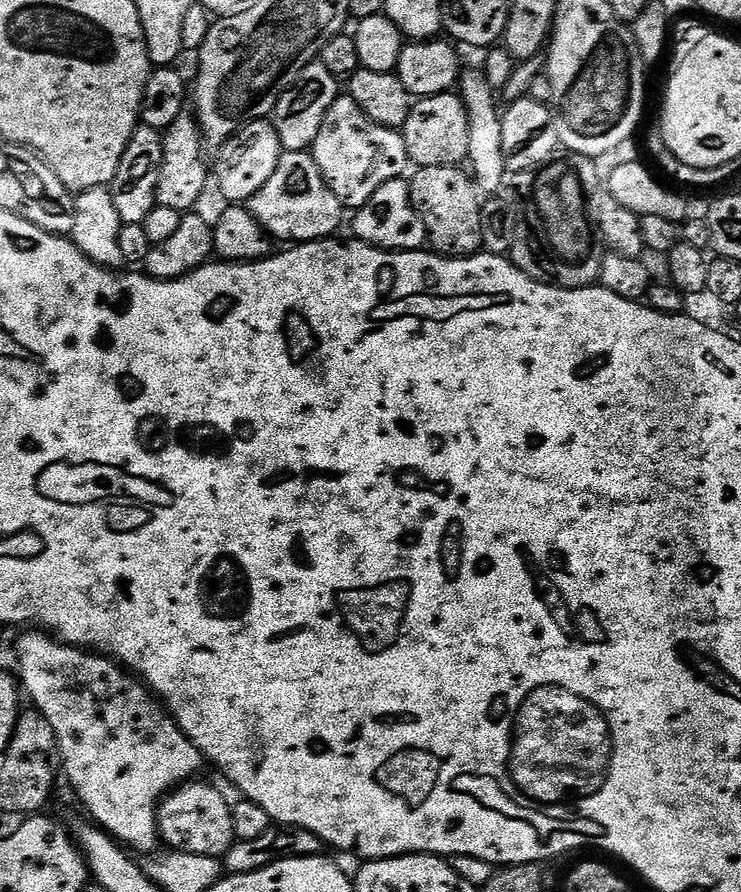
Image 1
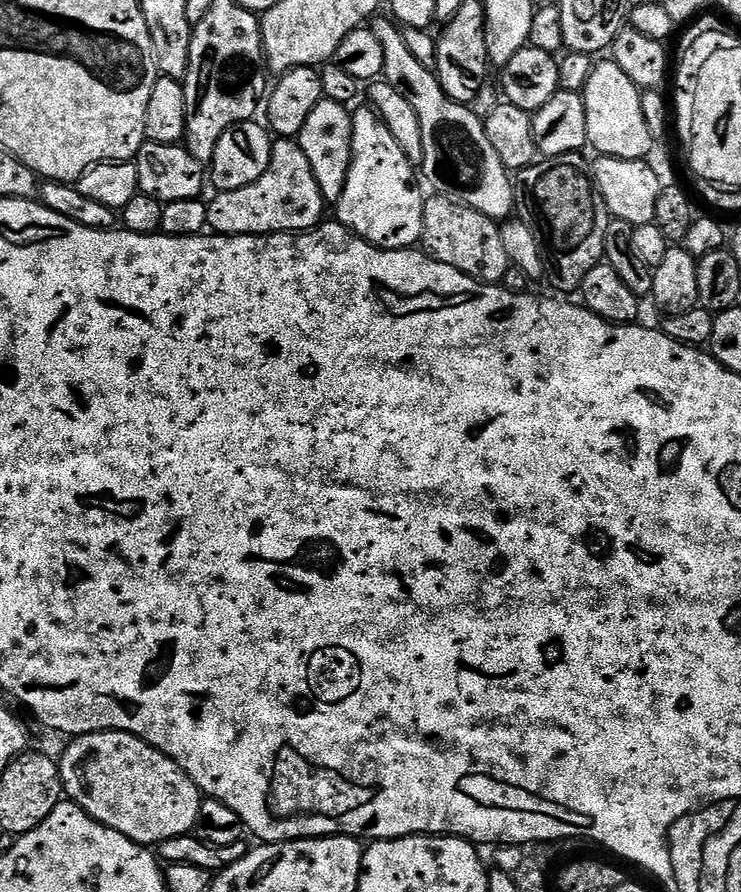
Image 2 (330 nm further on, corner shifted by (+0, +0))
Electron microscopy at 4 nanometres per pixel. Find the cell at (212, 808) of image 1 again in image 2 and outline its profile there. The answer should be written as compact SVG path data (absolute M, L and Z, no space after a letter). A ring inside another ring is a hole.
M91 732L69 739L67 743L64 757L58 760L60 781L64 783L67 799L93 816L99 824L118 830L118 834L145 846L159 846L170 838L187 836L195 829L202 793L166 754L129 732Z

